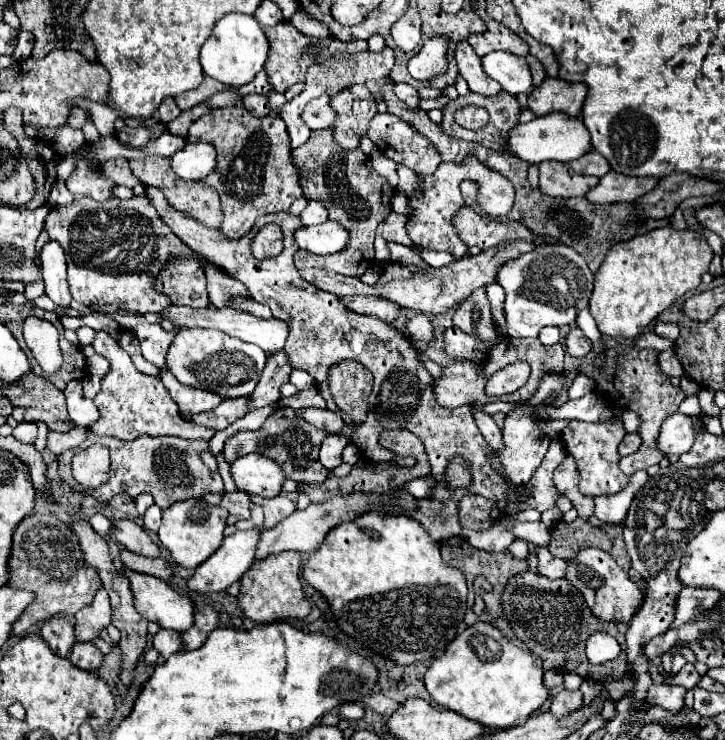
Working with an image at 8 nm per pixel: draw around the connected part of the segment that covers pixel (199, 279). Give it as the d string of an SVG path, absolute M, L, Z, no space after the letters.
M169 257L153 289L171 297L171 305L209 307L203 269L195 257Z

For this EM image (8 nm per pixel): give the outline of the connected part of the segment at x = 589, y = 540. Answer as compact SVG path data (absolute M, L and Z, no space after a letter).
M575 519L573 523L557 521L551 527L551 541L549 551L565 561L575 559L575 553L587 547L597 547L601 551L611 553L611 539L605 535L603 529L589 525L583 519Z

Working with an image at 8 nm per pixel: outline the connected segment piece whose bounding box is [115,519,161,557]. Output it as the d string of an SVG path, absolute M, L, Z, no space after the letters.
M131 519L117 521L115 531L117 531L117 541L123 543L125 549L135 551L145 557L161 557L161 547L155 541L151 541L151 537L145 533L145 529L139 527L135 521L131 521Z

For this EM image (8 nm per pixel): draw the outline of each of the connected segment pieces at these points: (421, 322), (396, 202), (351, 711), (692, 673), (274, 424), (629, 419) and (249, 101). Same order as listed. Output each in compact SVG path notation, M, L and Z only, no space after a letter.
M425 315L413 317L413 319L407 323L407 329L409 329L409 333L413 333L413 337L417 337L417 339L423 339L423 341L433 339L433 325L431 325L431 321L429 321Z
M397 191L394 198L392 199L392 210L394 210L398 214L404 214L404 216L410 217L413 211L408 206L407 202L407 197L405 197L405 195Z
M345 703L345 705L339 707L339 713L341 713L341 717L345 717L345 719L357 721L357 719L363 719L365 709L363 709L363 705L359 705L359 703Z
M685 665L675 677L673 677L673 685L683 685L685 689L693 689L697 683L699 683L699 679L701 679L701 675L697 673L697 669L695 667L691 667L691 665Z
M279 407L267 417L261 429L239 431L231 439L227 439L223 455L229 463L233 463L237 457L243 457L247 453L261 453L265 457L275 459L289 479L299 483L319 483L319 481L325 481L329 475L329 471L319 463L319 445L325 435L327 433L323 433L321 429L315 429L313 425L297 417L291 407Z
M625 409L621 412L621 415L619 413L619 416L622 418L624 427L628 433L637 432L639 426L640 426L640 418L634 411Z
M245 95L243 107L247 107L247 111L255 117L265 117L271 111L271 109L267 109L267 97L265 95Z

